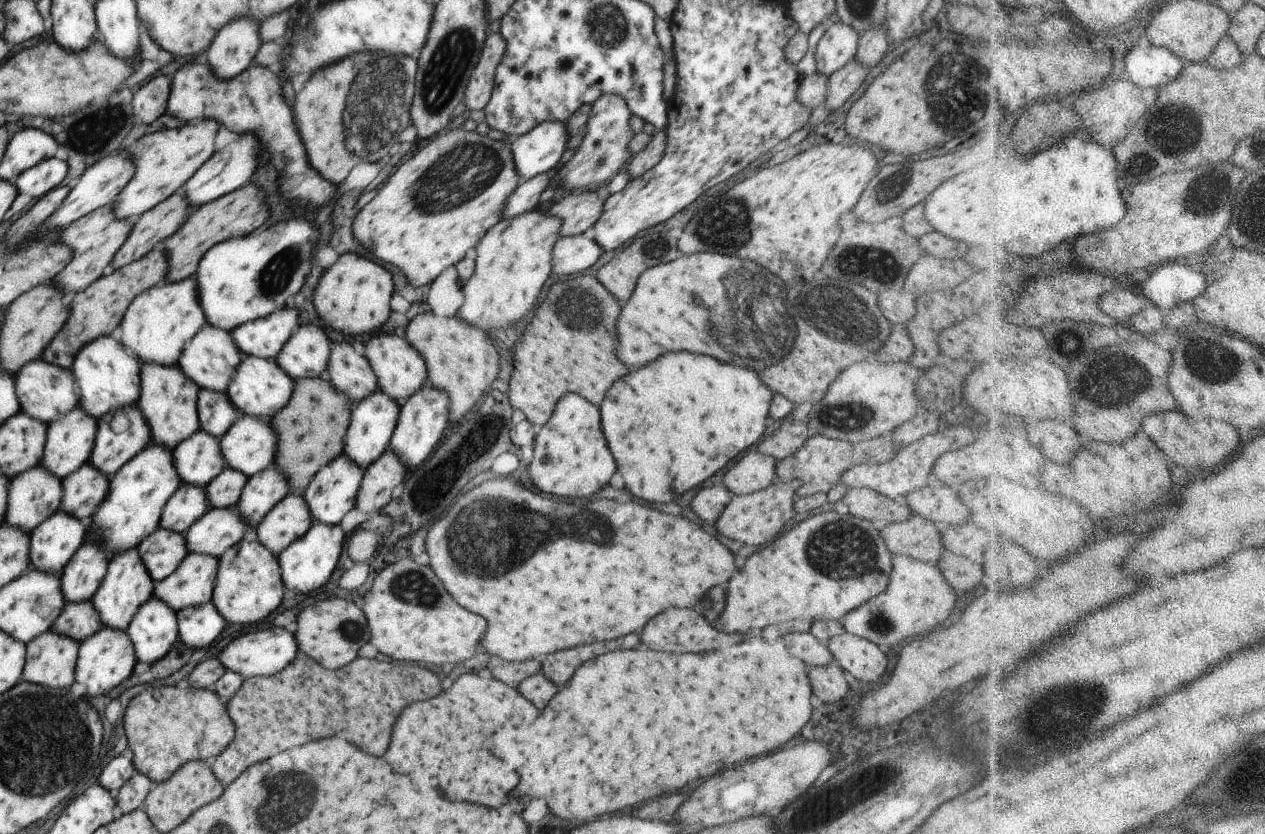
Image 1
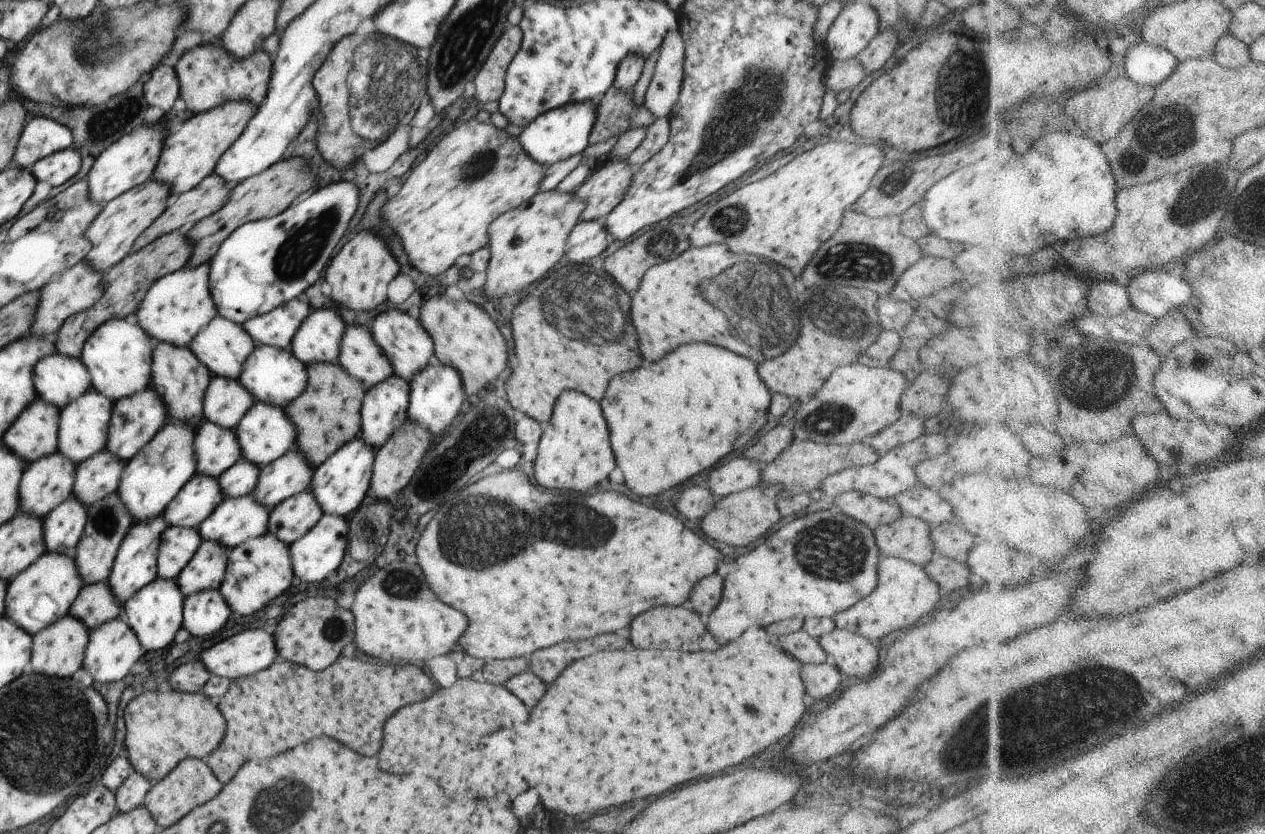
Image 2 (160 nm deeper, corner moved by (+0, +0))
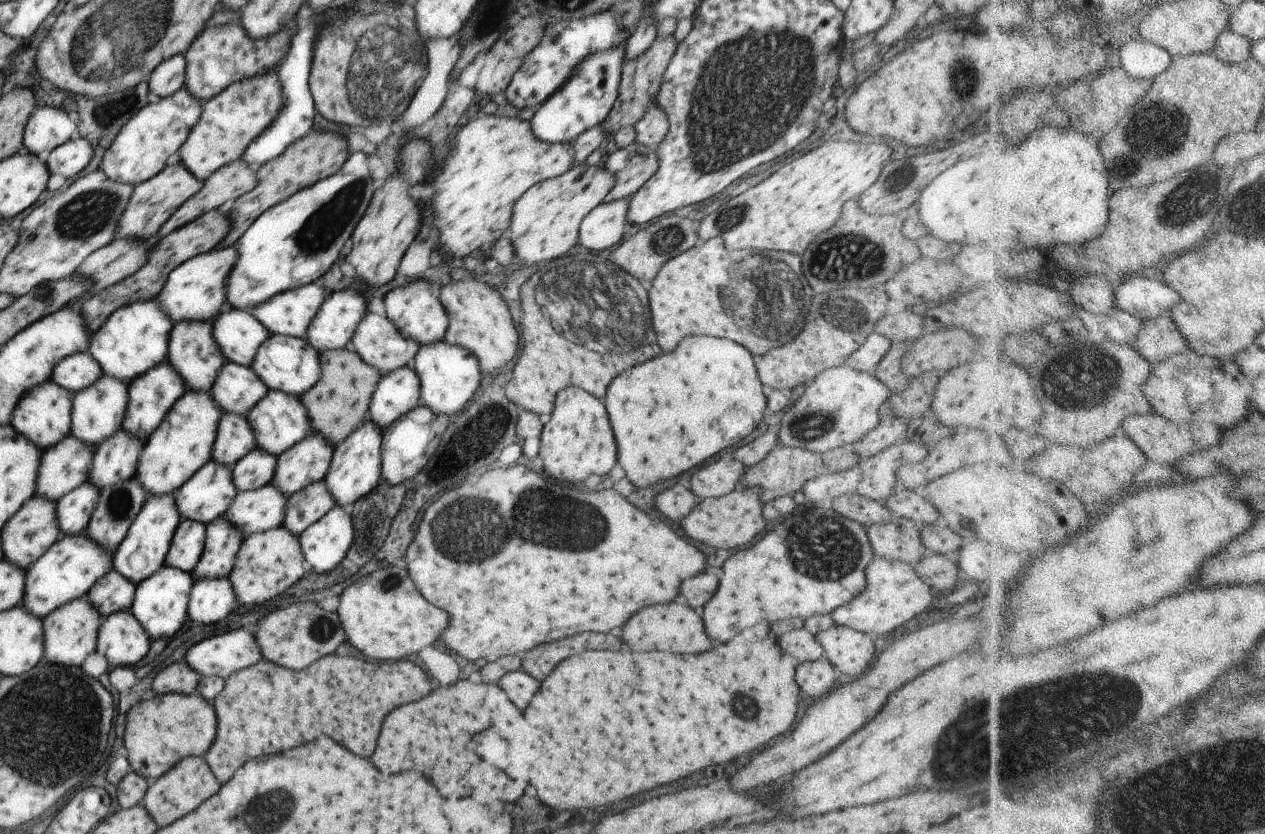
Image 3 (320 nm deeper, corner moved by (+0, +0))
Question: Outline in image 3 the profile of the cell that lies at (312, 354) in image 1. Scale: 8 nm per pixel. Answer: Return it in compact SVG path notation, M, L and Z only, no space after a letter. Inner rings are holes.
M346 288L346 290L331 293L320 307L312 324L309 324L307 335L304 338L307 343L318 352L322 352L324 349L344 349L350 346L358 325L369 314L368 304L372 301L372 297L365 291L364 289Z

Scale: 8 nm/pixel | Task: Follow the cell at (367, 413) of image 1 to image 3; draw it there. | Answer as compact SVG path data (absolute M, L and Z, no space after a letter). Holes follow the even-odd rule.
M408 365L397 368L392 372L386 373L377 384L375 393L370 401L369 415L370 421L376 423L381 431L395 423L400 417L403 417L408 411L415 409L420 405L420 377L414 369Z

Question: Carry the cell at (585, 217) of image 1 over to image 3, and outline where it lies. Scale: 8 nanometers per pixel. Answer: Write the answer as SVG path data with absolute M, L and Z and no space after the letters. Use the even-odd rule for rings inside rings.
M634 141L603 159L603 166L615 174L615 183L604 201L631 197L656 172L659 156L656 148Z

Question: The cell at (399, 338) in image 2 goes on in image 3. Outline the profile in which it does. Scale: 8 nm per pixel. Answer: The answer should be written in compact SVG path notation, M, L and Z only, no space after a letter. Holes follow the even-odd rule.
M424 279L409 280L404 286L394 286L385 296L387 317L405 337L416 339L420 346L444 339L449 325L449 312L441 303L441 290L442 286L431 285Z

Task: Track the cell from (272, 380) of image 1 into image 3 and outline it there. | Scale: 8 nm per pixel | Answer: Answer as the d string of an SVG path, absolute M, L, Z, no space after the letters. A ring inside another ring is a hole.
M274 335L266 339L254 357L250 367L272 390L279 390L301 397L321 377L320 352L311 347L306 339L286 335Z

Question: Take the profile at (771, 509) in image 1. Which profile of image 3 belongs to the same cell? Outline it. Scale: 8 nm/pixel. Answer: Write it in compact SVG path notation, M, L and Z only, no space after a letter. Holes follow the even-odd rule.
M737 487L732 492L718 498L707 498L697 502L690 511L690 514L680 522L682 530L696 542L704 542L712 548L740 548L754 540L758 532L764 530L763 509L765 504L761 502L759 488Z

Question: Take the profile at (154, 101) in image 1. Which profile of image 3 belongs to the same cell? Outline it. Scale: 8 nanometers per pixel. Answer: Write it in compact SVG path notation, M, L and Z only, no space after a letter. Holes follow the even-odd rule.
M174 55L161 62L148 78L149 91L160 98L174 94L185 86L187 60L184 55Z

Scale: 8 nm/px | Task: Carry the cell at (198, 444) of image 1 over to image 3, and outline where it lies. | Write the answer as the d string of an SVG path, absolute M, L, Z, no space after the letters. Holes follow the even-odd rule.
M226 413L220 419L211 458L232 468L256 446L255 432L246 416Z

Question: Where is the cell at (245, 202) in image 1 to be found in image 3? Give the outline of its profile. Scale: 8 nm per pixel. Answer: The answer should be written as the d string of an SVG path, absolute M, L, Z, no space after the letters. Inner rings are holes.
M312 130L304 138L299 138L296 142L292 142L281 152L275 159L266 161L262 166L256 168L257 185L250 192L240 195L233 203L227 215L231 218L231 231L223 238L223 241L216 249L221 246L230 246L237 244L237 240L248 230L248 227L258 218L265 210L278 204L280 201L286 200L300 189L306 188L308 185L314 184L316 181L322 180L330 175L335 175L342 165L348 160L348 136L341 133L328 131Z

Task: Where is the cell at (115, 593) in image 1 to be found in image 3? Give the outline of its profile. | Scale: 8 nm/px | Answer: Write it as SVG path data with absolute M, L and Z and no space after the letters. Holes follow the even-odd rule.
M173 493L148 497L113 556L113 569L136 586L165 564L176 529L183 520Z

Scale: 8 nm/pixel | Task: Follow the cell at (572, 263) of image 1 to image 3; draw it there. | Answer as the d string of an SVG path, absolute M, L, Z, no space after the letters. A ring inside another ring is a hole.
M631 197L602 201L581 222L579 242L590 251L604 251L616 246L630 227L627 217Z

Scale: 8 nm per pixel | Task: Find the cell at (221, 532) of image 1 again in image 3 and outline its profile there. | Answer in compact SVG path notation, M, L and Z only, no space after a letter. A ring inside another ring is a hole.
M270 482L251 491L240 491L231 502L224 516L233 525L236 525L243 532L243 538L246 538L248 535L282 525L285 519L287 502L288 496Z

